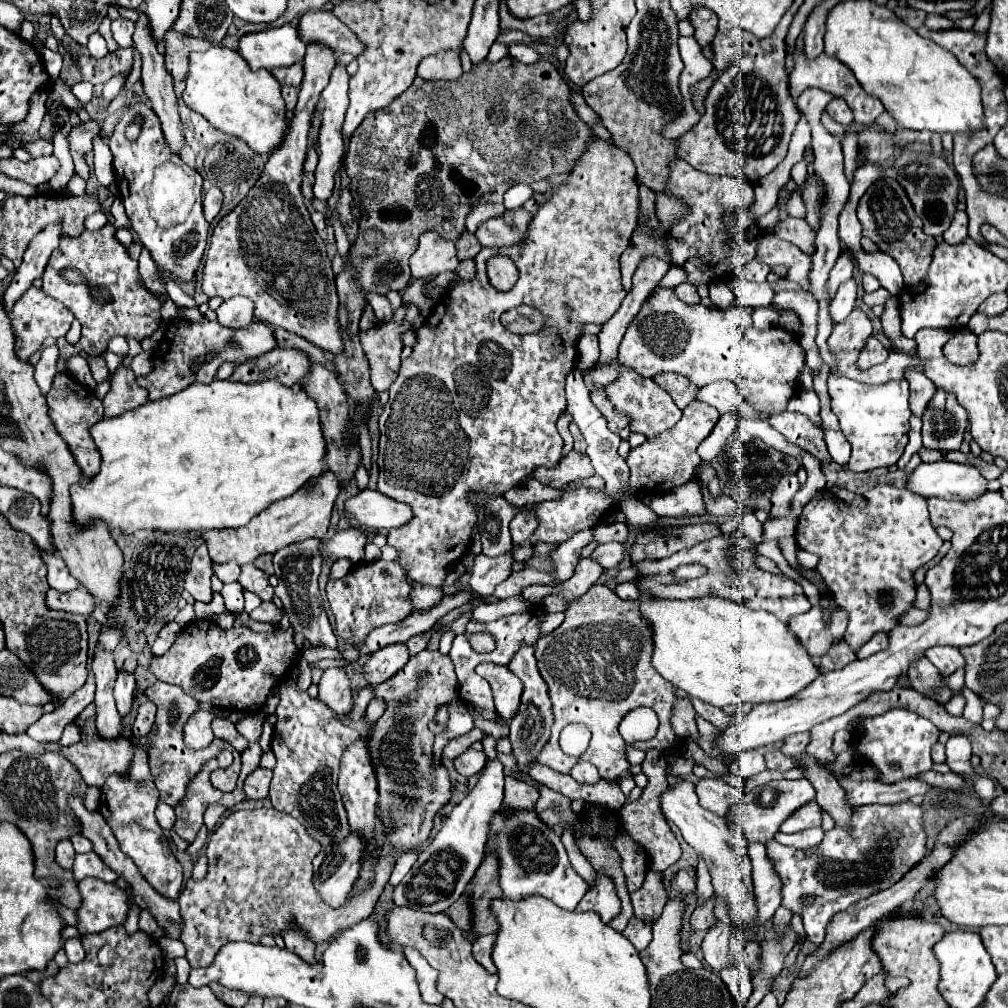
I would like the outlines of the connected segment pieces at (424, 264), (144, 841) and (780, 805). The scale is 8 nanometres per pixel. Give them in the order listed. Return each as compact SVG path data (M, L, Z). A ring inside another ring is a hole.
M425 232L419 238L419 246L411 256L413 278L429 278L439 272L455 270L459 264L455 256L455 244L443 240L435 232Z
M135 748L133 766L127 776L109 776L101 790L99 812L111 826L121 850L135 862L143 878L165 898L177 900L183 890L183 868L169 848L169 840L163 828L155 820L155 806L159 802L159 792L153 784L153 774L149 772L147 754Z
M771 780L769 782L769 788L755 788L751 790L749 794L745 794L745 798L735 804L729 814L735 818L735 822L739 822L741 830L743 830L743 836L747 842L767 842L769 838L773 838L781 826L781 822L785 822L785 818L789 818L797 808L801 808L803 804L815 800L815 790L813 790L813 784L809 780ZM765 790L773 790L773 800L769 804L763 804L761 802L761 794Z

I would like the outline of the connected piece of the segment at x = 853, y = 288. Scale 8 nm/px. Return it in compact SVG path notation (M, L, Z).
M851 278L839 286L839 290L829 306L829 314L833 318L833 324L841 322L841 318L847 318L847 314L851 314L851 310L855 306L855 298L857 298L857 282Z

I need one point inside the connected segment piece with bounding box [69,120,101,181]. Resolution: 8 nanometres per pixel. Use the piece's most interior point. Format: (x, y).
(81, 138)

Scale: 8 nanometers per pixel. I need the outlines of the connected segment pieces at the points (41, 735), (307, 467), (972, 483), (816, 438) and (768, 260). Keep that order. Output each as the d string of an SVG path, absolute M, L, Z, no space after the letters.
M89 676L85 686L77 694L73 694L73 698L69 698L65 702L65 706L45 712L27 732L37 742L51 742L51 740L57 742L61 738L65 726L73 718L77 718L77 714L93 700L93 694L95 694L95 682L93 682L93 676Z
M213 380L211 384L191 384L183 392L173 396L145 402L143 406L129 410L115 418L103 418L89 428L89 434L101 454L101 470L87 484L71 486L71 502L73 502L73 520L79 528L87 528L91 522L103 522L109 530L119 530L125 536L133 536L137 530L147 532L205 532L215 528L239 528L245 526L253 516L265 510L269 504L283 500L297 492L307 480L319 476L323 472L325 458L325 440L319 426L319 410L313 398L309 398L301 388L287 388L277 380L263 380L255 384L243 384L233 380Z
M933 462L933 464L919 464L911 476L907 476L907 490L919 494L923 498L945 498L945 500L971 500L987 492L987 480L977 472L977 468L969 464L955 464L955 462Z
M785 412L775 414L767 420L775 430L779 430L789 442L797 444L799 448L811 452L815 458L825 460L829 458L829 450L825 440L825 432L821 426L813 424L805 414L801 412Z
M763 234L757 246L757 260L765 262L775 276L793 280L803 290L809 290L811 256L807 256L795 244L785 242L775 234Z

